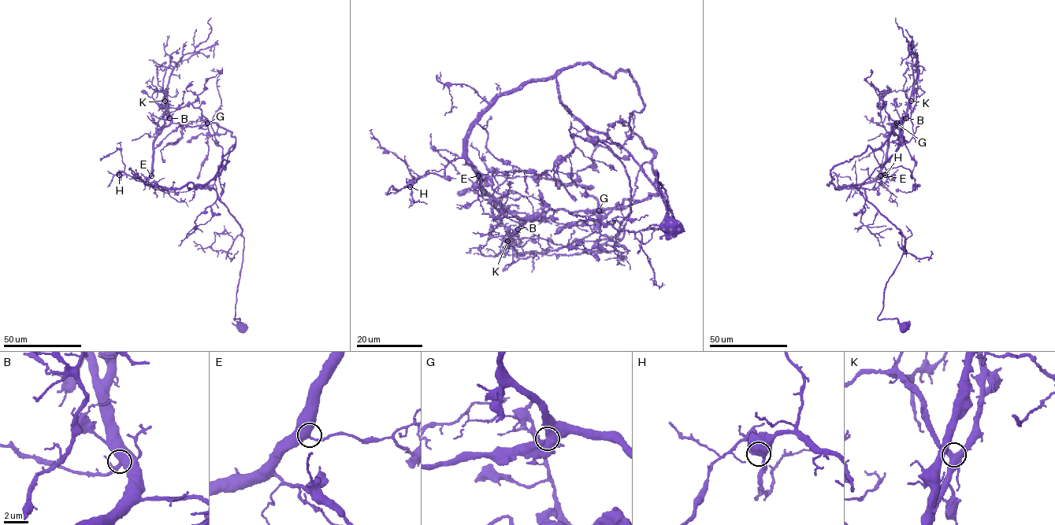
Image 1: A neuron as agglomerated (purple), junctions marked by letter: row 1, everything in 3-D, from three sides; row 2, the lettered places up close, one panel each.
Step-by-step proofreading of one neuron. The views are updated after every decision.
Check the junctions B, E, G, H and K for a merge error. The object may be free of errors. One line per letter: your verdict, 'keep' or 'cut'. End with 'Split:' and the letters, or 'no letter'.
B: keep
E: keep
G: keep
H: keep
K: keep
Split: no letter

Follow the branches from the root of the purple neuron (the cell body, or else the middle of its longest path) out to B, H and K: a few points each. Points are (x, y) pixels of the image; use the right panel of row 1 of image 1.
B: (904, 328), (896, 319), (877, 317), (905, 238), (863, 189), (833, 185), (872, 181), (888, 138), (905, 118)
H: (904, 328), (896, 319), (877, 317), (905, 238), (863, 189), (833, 186), (885, 175)
K: (904, 328), (896, 319), (877, 317), (905, 238), (863, 189), (833, 185), (874, 179), (911, 101)

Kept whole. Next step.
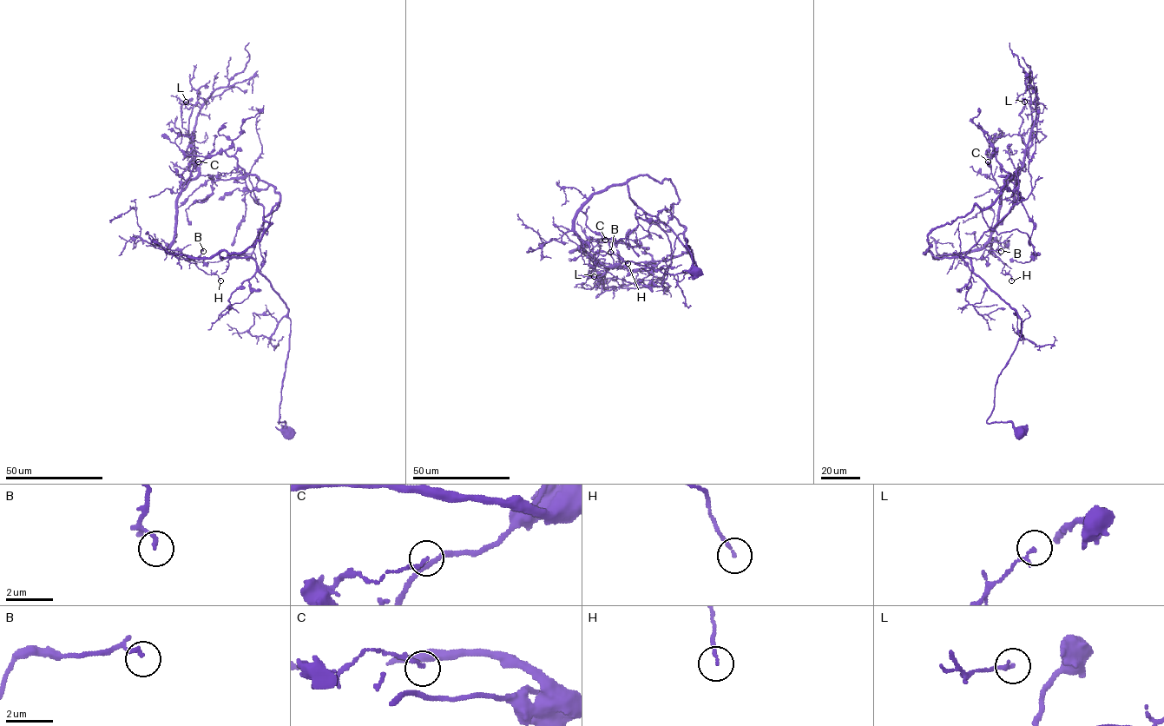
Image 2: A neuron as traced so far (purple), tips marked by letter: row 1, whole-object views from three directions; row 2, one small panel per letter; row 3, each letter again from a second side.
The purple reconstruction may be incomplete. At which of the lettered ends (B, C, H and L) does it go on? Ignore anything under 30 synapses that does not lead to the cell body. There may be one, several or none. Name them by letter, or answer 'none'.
none

